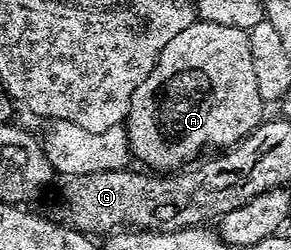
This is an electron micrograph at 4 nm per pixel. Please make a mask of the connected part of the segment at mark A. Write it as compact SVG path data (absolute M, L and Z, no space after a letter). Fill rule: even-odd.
M197 19L162 47L156 56L154 71L138 83L126 116L129 151L135 160L145 165L141 165L145 170L168 175L183 170L187 161L195 162L195 157L211 145L231 147L243 140L261 123L264 109L266 103L262 95L258 95L258 78L254 76L254 63L250 60L248 30Z

